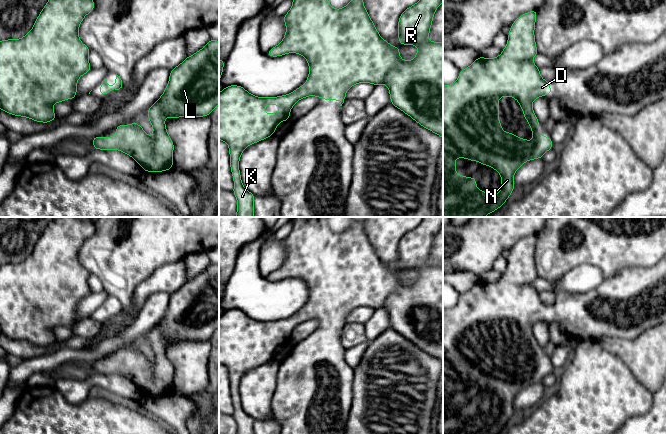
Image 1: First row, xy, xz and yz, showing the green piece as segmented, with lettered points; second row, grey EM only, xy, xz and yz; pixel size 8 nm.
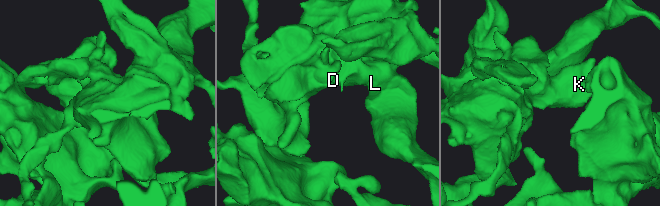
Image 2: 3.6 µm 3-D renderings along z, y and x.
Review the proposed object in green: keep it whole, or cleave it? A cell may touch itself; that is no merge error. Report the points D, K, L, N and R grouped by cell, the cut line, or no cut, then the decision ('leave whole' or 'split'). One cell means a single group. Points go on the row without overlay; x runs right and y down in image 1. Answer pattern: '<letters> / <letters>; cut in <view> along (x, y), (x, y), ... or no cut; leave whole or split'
D K L N R; no cut; leave whole

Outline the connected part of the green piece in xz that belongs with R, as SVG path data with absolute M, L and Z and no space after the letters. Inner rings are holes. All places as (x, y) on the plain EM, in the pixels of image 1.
M293 217L292 230L283 240L286 250L284 262L266 279L268 281L279 281L289 277L302 279L309 290L306 307L287 319L277 321L257 321L240 309L226 310L219 317L219 364L226 366L229 371L230 393L234 406L232 416L237 424L237 434L254 434L255 419L243 410L239 394L239 384L243 375L248 370L273 360L277 349L290 343L291 333L303 322L316 320L329 325L339 324L342 330L346 324L346 316L353 309L385 308L388 311L392 329L443 363L443 266L428 264L435 235L443 226L443 217L423 217L421 223L405 233L398 243L398 266L402 269L415 269L418 272L416 280L410 285L403 284L399 278L400 272L392 270L380 260L365 232L363 220L364 217L352 217L349 228L341 233L335 233L329 228L327 217ZM268 329L279 329L281 333L276 337L266 338L264 331Z

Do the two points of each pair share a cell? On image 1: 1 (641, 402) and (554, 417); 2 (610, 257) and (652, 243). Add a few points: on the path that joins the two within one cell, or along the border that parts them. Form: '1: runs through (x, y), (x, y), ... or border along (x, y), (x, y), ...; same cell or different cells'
1: runs through (619, 402), (594, 402), (579, 417), (576, 417); same cell
2: runs through (620, 247), (624, 243), (642, 243); same cell

